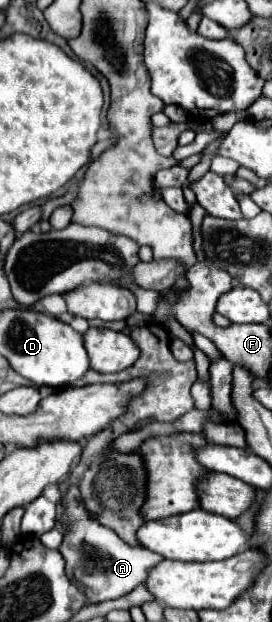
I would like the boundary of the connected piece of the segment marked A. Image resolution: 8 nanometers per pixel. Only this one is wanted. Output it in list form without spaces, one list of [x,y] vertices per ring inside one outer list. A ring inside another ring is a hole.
[[[75,484],[69,488],[69,492],[65,492],[65,500],[61,500],[59,526],[63,532],[59,550],[65,558],[65,572],[67,578],[85,594],[85,606],[117,600],[129,594],[135,586],[145,582],[147,570],[163,560],[163,556],[151,550],[125,544],[111,528],[97,524],[97,520],[93,520],[85,508],[81,508],[81,492],[77,492]]]

